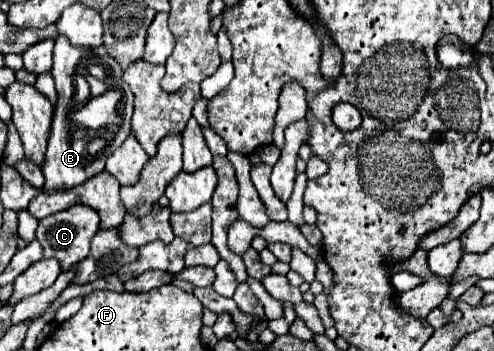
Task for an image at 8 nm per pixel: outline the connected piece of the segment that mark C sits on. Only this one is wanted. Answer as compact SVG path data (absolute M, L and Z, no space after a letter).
M85 204L71 206L67 210L61 210L53 216L47 216L39 222L37 228L37 240L43 246L45 258L57 258L63 270L69 270L79 260L83 260L89 254L89 242L99 230L99 216L93 208L87 208Z

